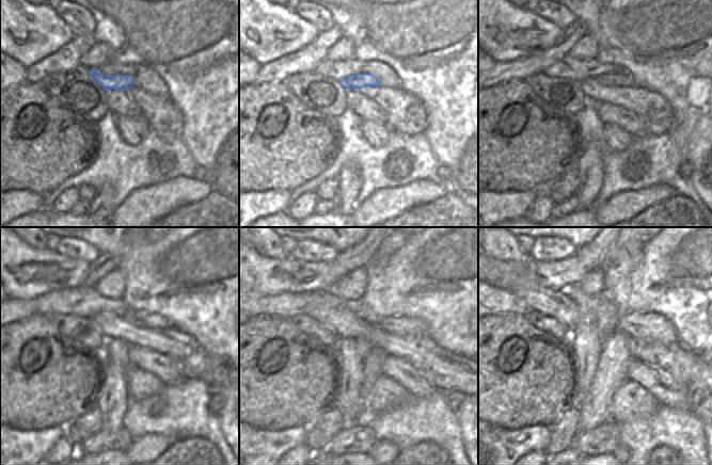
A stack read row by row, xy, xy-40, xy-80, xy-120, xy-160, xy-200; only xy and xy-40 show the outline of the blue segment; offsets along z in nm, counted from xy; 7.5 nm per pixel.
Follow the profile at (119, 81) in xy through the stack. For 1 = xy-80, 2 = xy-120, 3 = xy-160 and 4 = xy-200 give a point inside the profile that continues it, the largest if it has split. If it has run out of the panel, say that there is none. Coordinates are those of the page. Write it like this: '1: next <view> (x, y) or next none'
1: next xy-80 (606, 79)
2: next xy-120 (152, 321)
3: next xy-160 (408, 326)
4: next xy-200 (639, 325)

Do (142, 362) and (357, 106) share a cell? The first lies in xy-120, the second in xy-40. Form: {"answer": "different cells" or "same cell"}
{"answer": "same cell"}

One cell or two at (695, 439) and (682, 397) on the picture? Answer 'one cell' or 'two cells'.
two cells

